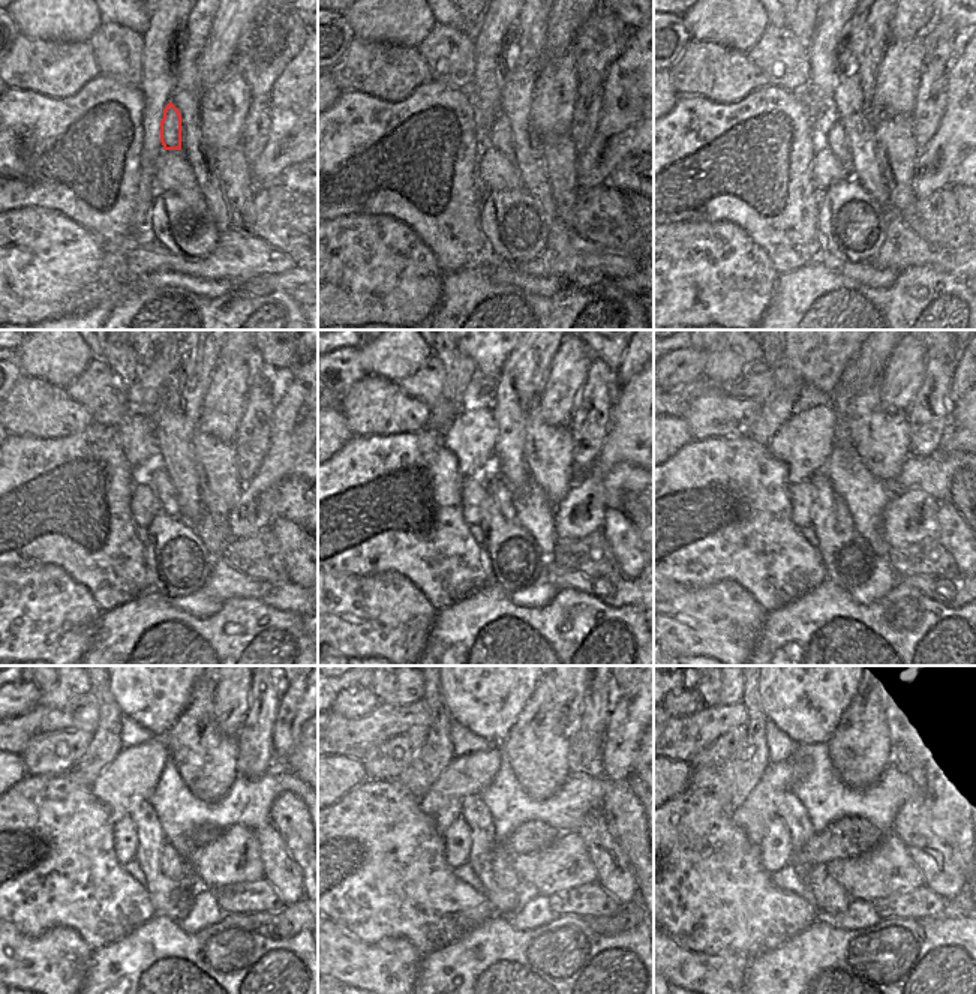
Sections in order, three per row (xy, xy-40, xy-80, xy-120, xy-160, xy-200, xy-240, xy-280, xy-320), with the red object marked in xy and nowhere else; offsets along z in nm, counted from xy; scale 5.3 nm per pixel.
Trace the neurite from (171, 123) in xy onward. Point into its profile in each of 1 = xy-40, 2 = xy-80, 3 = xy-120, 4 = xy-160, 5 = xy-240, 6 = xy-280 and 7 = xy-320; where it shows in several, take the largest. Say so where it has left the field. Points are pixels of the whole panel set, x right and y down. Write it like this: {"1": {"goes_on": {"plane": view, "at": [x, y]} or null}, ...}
{"1": {"goes_on": {"plane": "xy-40", "at": [499, 138]}}, "2": {"goes_on": {"plane": "xy-80", "at": [834, 138]}}, "3": {"goes_on": {"plane": "xy-120", "at": [158, 479]}}, "4": {"goes_on": {"plane": "xy-160", "at": [496, 486]}}, "5": {"goes_on": {"plane": "xy-240", "at": [173, 865]}}, "6": {"goes_on": {"plane": "xy-280", "at": [504, 876]}}, "7": {"goes_on": {"plane": "xy-320", "at": [831, 900]}}}

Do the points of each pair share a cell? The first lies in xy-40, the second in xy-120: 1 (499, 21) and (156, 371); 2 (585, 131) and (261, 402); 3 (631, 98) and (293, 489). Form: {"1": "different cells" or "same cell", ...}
{"1": "same cell", "2": "same cell", "3": "different cells"}

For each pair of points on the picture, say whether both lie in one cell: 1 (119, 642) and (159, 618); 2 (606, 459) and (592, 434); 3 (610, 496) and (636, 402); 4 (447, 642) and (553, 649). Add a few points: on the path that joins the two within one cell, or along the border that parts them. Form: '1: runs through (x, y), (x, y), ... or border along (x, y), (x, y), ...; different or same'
1: runs through (129, 642), (149, 624); same
2: border along (610, 414), (610, 426), (597, 459), (579, 476); different
3: border along (637, 465), (621, 462), (604, 479), (603, 496); different
4: runs through (474, 646), (479, 649), (526, 649); same

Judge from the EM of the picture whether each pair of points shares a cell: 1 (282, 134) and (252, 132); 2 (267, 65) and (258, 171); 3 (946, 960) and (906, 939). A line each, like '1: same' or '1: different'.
1: different
2: different
3: same

